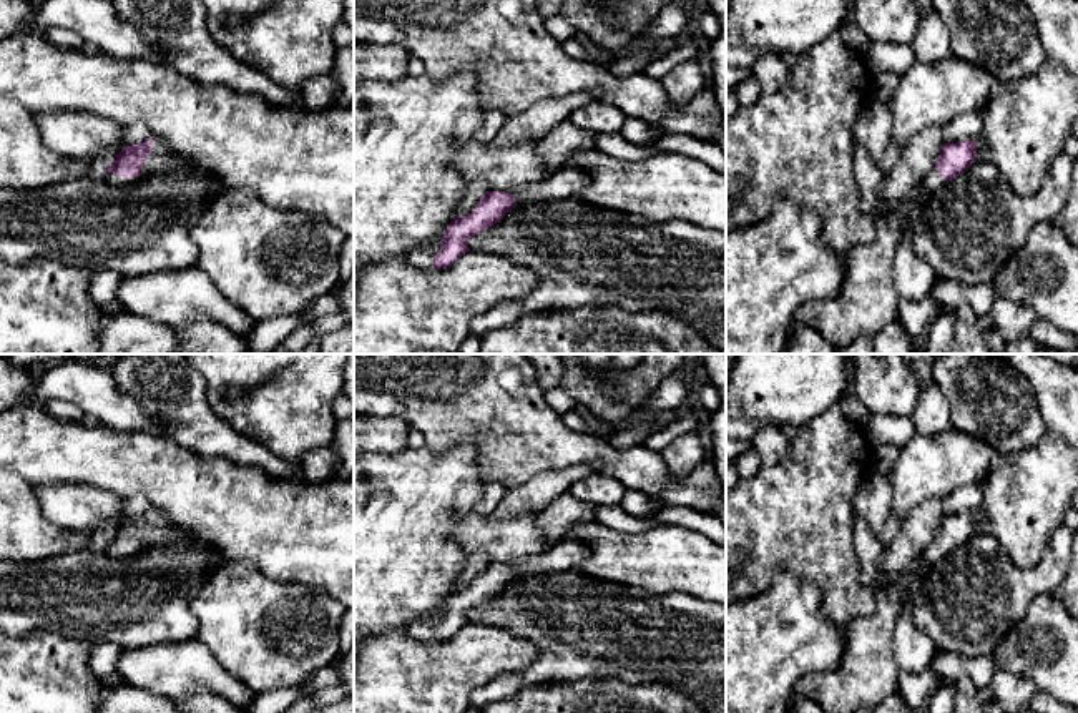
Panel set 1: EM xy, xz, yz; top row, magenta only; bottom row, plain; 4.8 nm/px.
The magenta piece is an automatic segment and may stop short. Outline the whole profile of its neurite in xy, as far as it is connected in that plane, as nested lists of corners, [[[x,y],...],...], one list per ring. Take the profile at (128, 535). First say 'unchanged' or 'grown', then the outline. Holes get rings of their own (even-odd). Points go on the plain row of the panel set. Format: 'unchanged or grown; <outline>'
grown; [[[149,509],[140,517],[125,517],[103,547],[110,557],[121,560],[148,545],[189,543],[196,538],[196,534],[173,525],[163,512]]]

